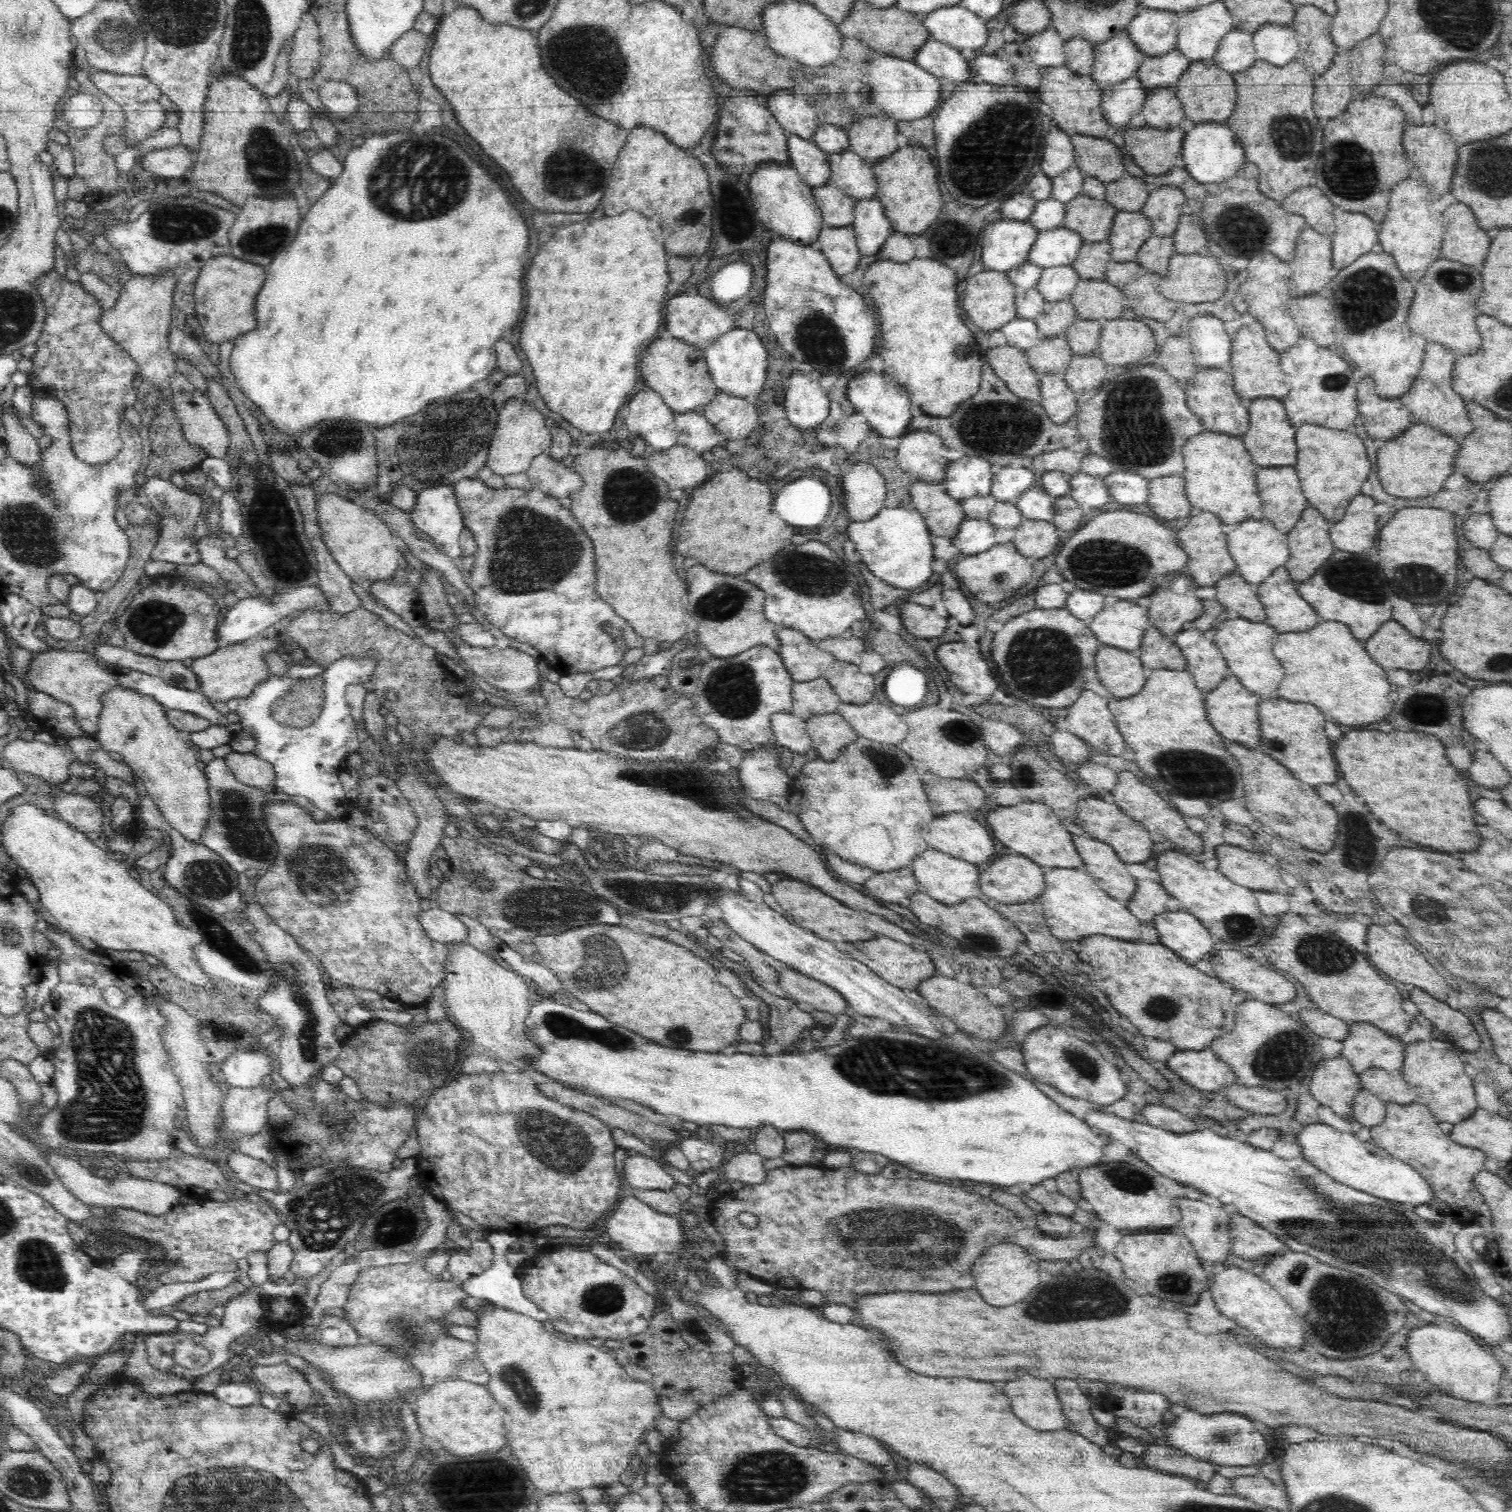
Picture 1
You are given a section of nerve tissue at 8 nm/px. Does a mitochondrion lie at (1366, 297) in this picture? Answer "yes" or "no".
yes

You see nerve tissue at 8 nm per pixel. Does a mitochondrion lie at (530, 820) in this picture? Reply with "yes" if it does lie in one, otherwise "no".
no

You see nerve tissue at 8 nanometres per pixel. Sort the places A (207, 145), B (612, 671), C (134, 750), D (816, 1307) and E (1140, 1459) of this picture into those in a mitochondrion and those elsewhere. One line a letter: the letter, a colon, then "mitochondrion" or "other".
A: other
B: other
C: other
D: other
E: other

